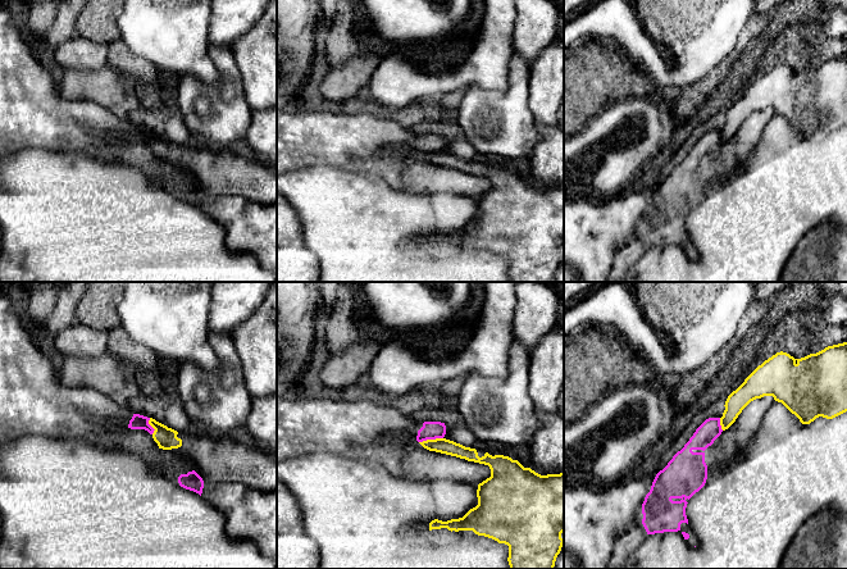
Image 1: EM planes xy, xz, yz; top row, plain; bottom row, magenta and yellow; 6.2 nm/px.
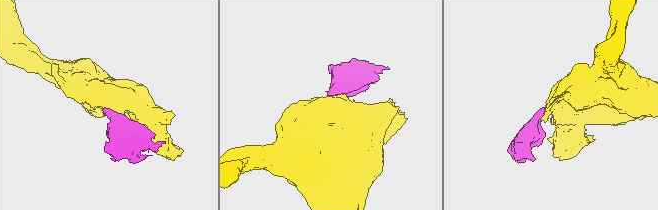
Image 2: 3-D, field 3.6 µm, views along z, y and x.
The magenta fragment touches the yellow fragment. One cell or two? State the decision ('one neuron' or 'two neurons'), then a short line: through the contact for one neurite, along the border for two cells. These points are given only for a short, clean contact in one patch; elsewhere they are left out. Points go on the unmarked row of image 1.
two neurons; line xz (442, 150), (419, 155)

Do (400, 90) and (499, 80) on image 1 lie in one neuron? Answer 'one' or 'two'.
one

